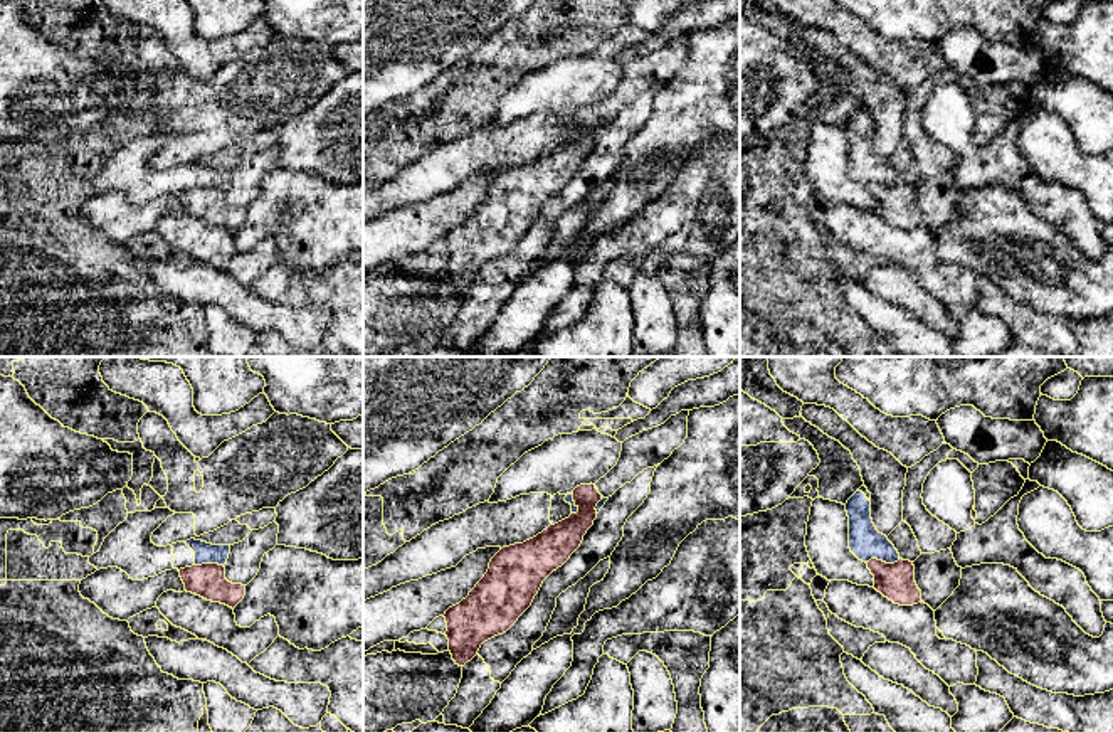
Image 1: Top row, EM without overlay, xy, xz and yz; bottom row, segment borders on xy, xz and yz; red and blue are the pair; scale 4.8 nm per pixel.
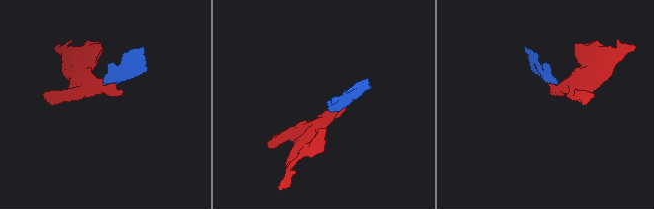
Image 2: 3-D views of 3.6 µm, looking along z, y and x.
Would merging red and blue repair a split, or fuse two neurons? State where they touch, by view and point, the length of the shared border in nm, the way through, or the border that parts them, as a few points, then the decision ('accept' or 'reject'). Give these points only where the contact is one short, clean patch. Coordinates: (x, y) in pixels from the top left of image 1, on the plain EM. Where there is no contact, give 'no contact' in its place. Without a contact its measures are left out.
yz (883, 185) | 170 nm | along yz (900, 182), (893, 185), (870, 182), (866, 185) | reject

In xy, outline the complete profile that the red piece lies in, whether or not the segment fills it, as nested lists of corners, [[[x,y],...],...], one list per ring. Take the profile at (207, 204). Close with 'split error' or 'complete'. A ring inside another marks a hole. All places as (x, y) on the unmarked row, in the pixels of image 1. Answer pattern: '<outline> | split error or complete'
[[[202,187],[180,192],[185,214],[207,224],[235,231],[245,219],[245,209],[232,207],[225,202],[225,190],[219,187]]] | complete

